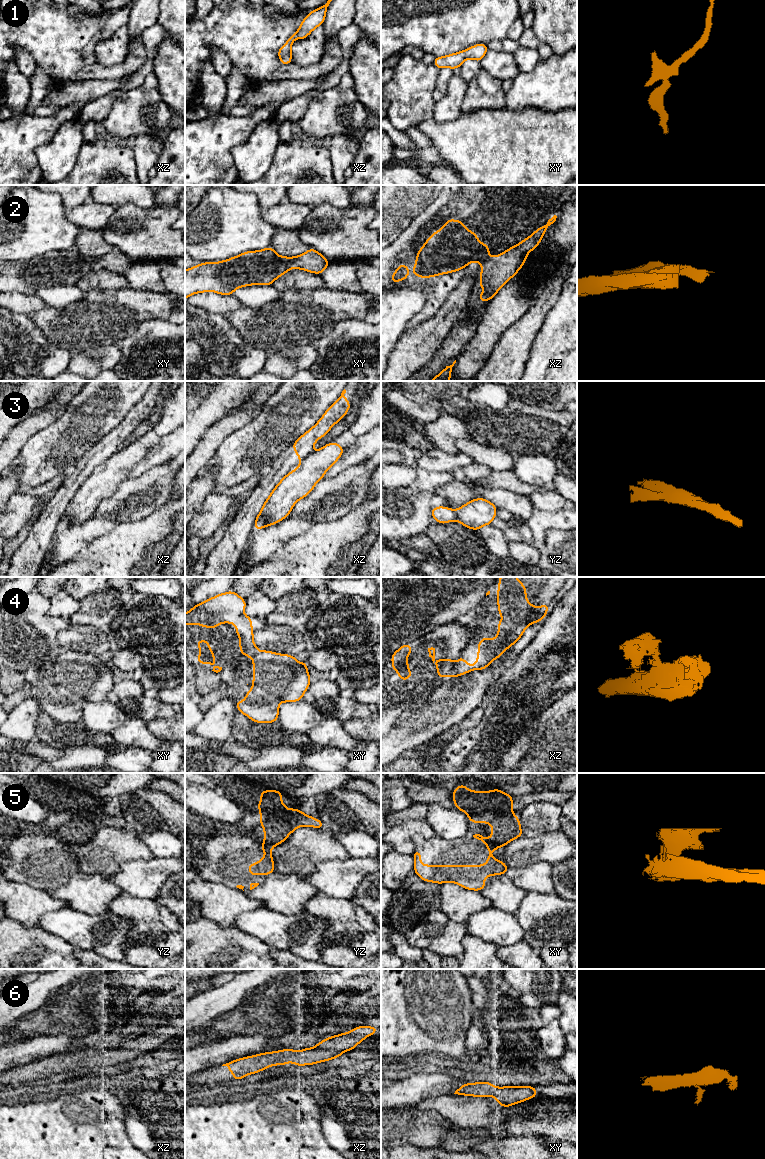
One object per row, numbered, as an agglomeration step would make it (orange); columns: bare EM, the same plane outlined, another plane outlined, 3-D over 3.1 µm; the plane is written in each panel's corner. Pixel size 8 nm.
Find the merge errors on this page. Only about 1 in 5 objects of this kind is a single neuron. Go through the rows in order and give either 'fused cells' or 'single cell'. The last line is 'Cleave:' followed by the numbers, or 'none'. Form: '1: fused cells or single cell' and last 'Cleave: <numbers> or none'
1: single cell
2: fused cells
3: fused cells
4: fused cells
5: fused cells
6: single cell
Cleave: 2, 3, 4, 5

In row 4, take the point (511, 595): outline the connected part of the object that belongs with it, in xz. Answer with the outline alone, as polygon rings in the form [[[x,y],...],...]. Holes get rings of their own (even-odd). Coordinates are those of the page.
[[[500,577],[498,581],[498,636],[493,639],[483,637],[478,642],[478,656],[474,666],[469,665],[463,656],[451,669],[450,677],[462,676],[474,670],[484,670],[499,658],[507,648],[512,647],[524,630],[547,615],[549,604],[534,606],[528,602],[526,586],[516,577]]]

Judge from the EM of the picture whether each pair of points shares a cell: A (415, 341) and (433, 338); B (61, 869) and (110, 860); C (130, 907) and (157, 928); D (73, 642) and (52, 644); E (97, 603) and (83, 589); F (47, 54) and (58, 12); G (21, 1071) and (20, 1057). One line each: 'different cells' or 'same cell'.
A: same cell
B: different cells
C: same cell
D: different cells
E: different cells
F: same cell
G: different cells

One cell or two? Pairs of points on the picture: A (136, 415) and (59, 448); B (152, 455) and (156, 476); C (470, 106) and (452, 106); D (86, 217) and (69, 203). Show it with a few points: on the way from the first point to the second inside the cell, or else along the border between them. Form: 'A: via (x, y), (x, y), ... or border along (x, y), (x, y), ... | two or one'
A: border along (137, 404), (114, 428), (103, 436) | two
B: border along (173, 458), (149, 468), (133, 478) | two
C: border along (467, 83), (467, 91), (461, 110) | two
D: border along (91, 200), (66, 209) | two

